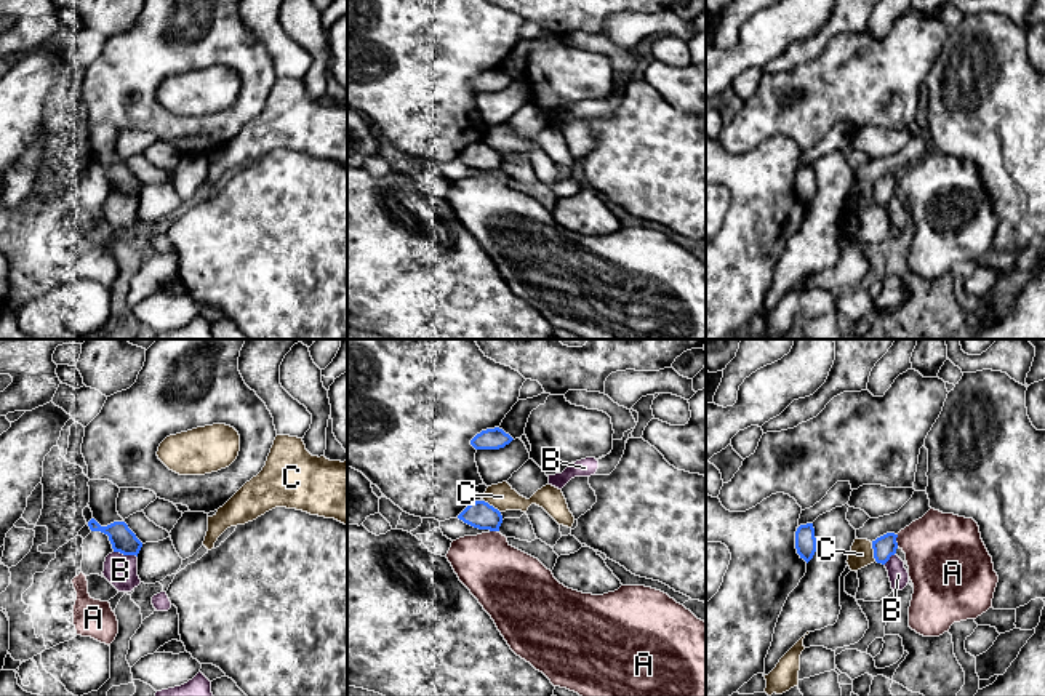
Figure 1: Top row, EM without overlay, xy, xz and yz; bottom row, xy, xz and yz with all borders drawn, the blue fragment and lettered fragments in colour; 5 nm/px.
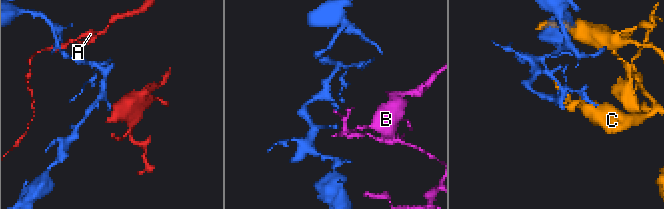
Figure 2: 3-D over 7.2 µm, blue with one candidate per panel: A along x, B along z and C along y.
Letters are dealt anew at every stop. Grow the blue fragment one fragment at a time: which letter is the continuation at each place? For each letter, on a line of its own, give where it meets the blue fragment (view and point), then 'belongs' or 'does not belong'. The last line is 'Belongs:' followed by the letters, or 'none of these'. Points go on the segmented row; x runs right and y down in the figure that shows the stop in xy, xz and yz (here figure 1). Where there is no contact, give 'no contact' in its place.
A: meets blue in yz at (895, 541); does not belong
B: meets blue in xy at (125, 554); does not belong
C: meets blue in yz at (874, 552); does not belong
Belongs: none of these

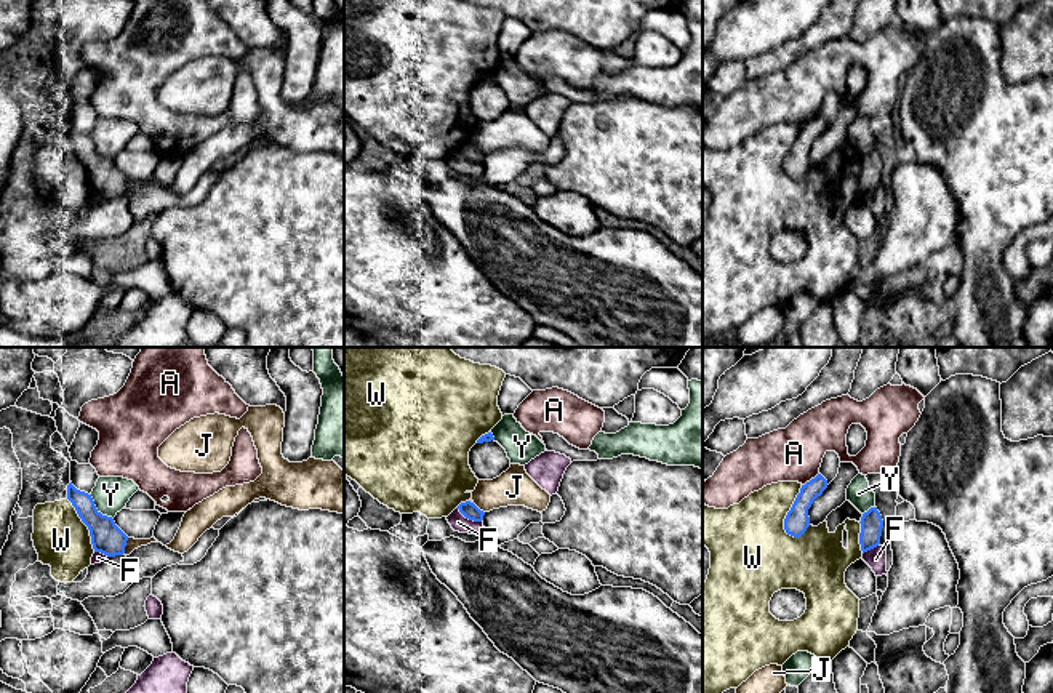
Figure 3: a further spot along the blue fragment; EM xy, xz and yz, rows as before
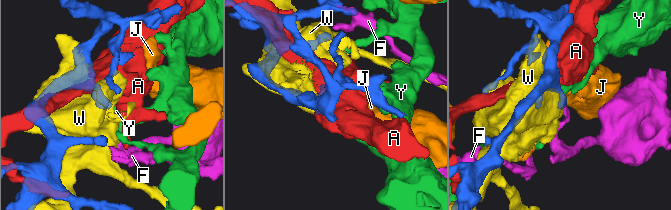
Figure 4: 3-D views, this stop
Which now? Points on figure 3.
A: meets blue in yz at (812, 479); does not belong
F: meets blue in xz at (469, 519); does not belong
J: meets blue in xy at (125, 544); does not belong
W: meets blue in yz at (788, 512); does not belong
Y: meets blue in xy at (96, 509); does not belong
Belongs: none of these

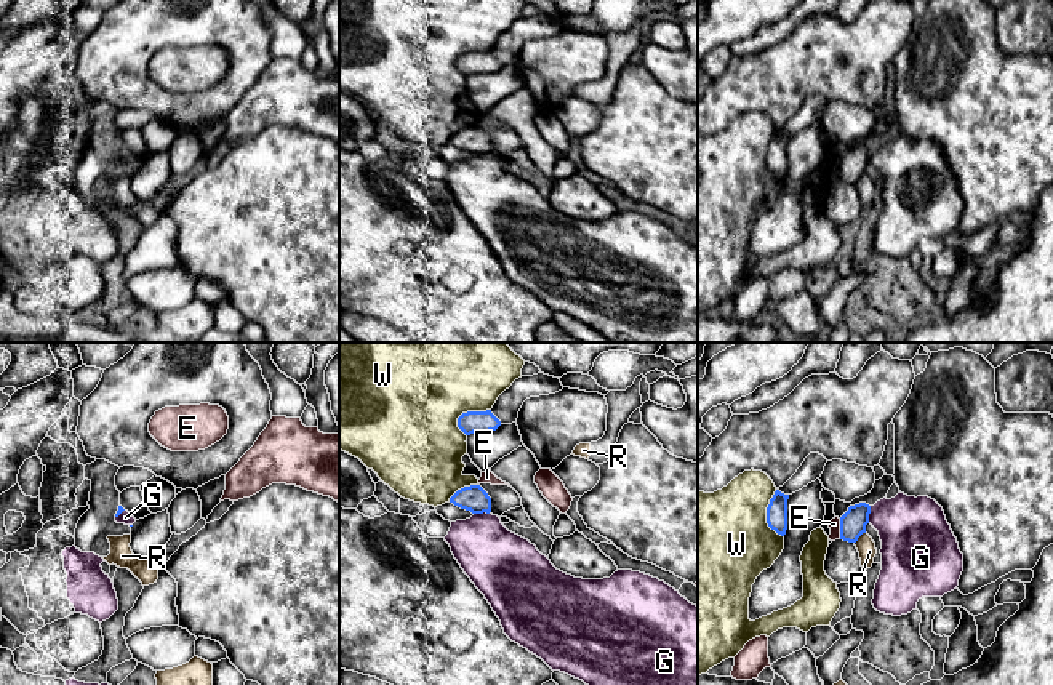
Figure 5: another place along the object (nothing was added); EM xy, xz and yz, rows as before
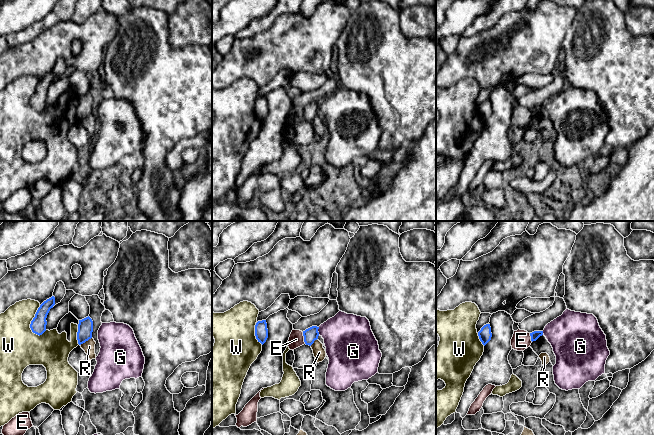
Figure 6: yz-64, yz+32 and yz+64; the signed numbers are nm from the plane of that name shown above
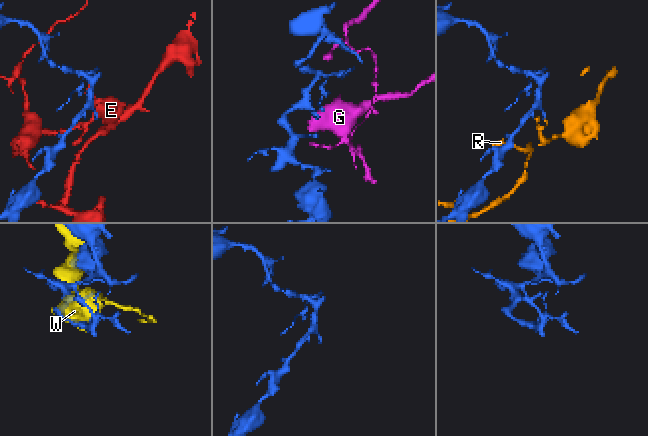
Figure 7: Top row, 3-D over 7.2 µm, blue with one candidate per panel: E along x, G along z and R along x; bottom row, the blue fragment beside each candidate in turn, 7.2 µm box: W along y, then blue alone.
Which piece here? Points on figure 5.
E: meets blue in yz at (840, 528); does not belong
G: meets blue in yz at (869, 512); does not belong
R: meets blue in yz at (858, 536); does not belong
W: meets blue in yz at (767, 516); does not belong
Belongs: none of these

